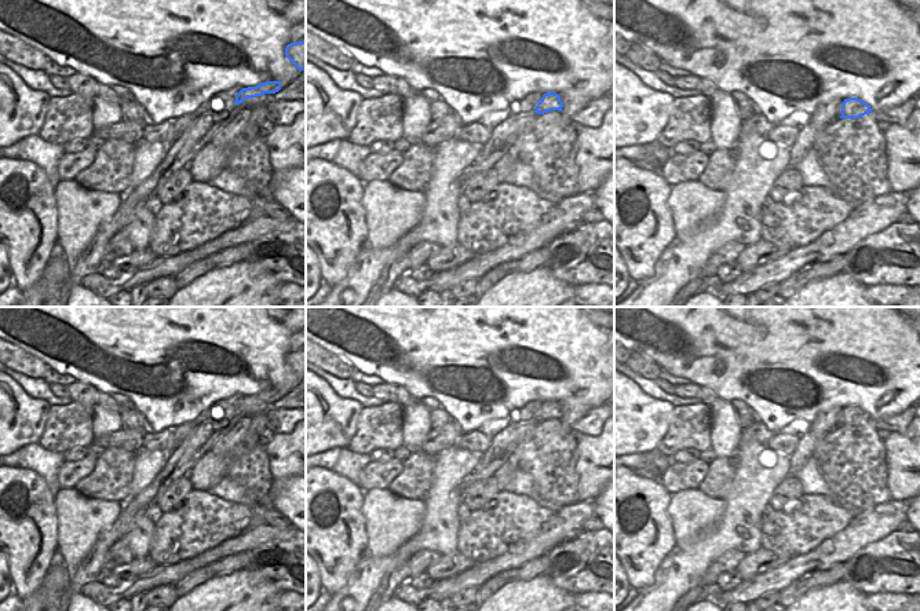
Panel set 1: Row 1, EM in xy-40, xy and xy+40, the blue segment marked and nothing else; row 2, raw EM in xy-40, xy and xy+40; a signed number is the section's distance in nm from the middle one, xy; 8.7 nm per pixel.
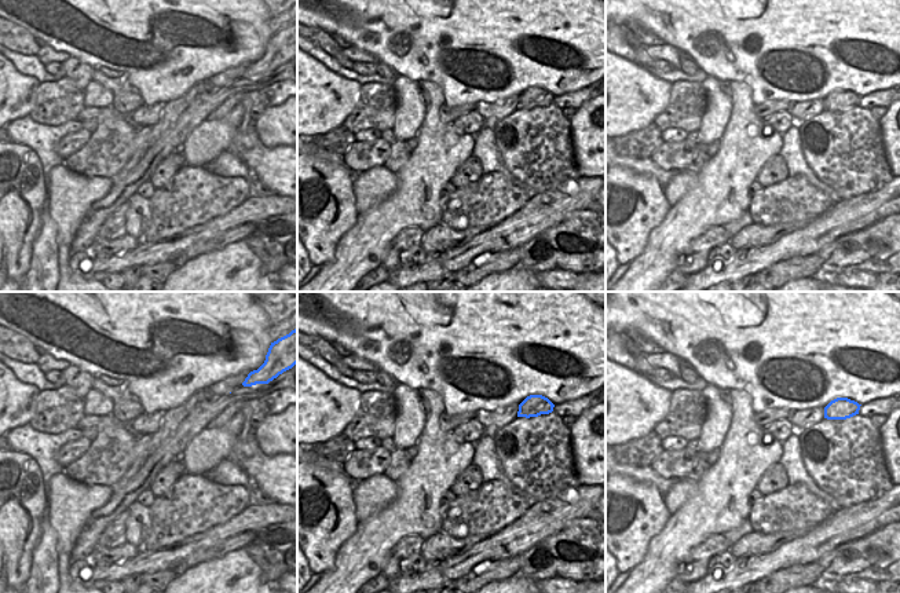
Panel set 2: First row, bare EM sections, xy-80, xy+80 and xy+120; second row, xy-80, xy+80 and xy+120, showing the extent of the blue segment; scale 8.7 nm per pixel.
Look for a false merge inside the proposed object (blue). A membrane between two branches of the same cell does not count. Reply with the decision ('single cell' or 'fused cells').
single cell

